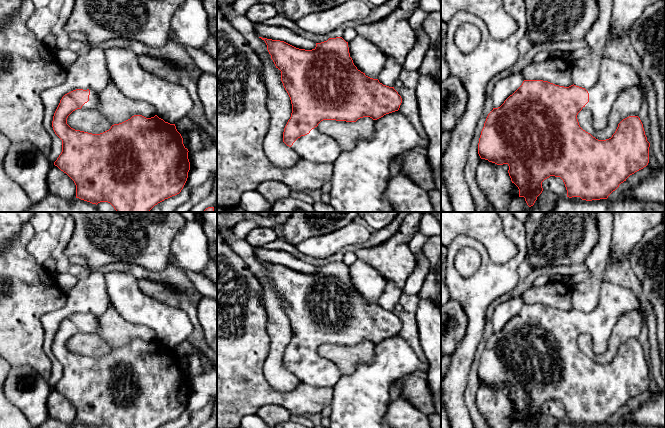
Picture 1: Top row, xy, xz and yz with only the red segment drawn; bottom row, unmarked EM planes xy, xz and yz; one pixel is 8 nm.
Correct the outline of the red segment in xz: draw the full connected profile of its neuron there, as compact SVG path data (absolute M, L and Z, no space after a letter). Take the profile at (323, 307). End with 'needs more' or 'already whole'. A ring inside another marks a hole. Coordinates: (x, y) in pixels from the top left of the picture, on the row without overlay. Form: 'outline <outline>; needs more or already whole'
outline M342 261L316 267L312 274L299 273L280 264L259 262L265 265L271 283L281 295L281 305L292 328L283 366L300 382L317 388L333 388L343 376L334 363L318 354L318 348L323 344L356 346L363 341L377 344L399 334L402 322L398 316L358 294L350 281L348 266Z; needs more

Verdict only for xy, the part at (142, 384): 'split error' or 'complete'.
split error

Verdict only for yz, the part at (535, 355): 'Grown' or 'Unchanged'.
Grown

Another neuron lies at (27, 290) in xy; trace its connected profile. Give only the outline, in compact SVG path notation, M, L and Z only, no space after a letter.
M24 223L21 232L0 254L0 356L11 367L32 367L49 381L52 363L44 351L41 317L63 307L67 297L52 273L28 253L27 244L35 233L31 223Z

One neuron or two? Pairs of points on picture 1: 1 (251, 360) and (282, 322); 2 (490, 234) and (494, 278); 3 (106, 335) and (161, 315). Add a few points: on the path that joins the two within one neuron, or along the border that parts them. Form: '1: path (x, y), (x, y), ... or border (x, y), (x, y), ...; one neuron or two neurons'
1: border (267, 314), (269, 352), (265, 360); two neurons
2: border (478, 240), (497, 263), (506, 263), (515, 255); two neurons
3: border (117, 311), (131, 322), (148, 326), (156, 338); two neurons

